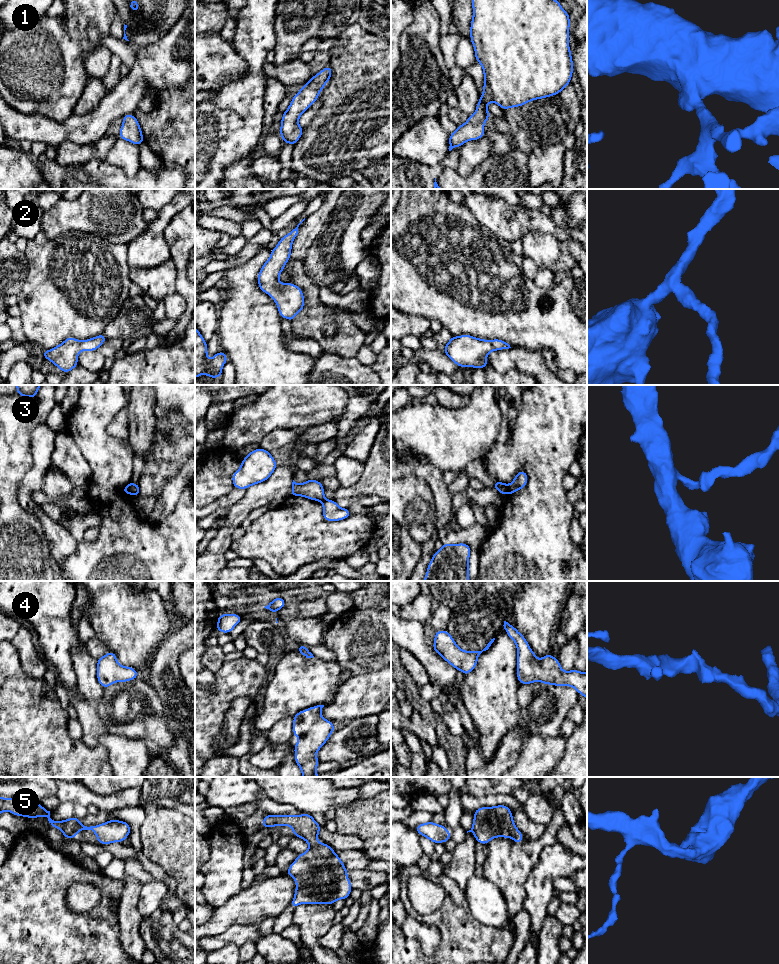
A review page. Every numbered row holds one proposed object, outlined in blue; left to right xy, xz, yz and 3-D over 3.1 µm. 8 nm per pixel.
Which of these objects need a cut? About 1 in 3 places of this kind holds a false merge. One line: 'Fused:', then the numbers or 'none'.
Fused: 3

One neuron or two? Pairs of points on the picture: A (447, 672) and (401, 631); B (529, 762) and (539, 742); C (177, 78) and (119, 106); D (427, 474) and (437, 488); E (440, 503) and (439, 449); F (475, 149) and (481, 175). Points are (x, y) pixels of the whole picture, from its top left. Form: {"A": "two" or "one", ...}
{"A": "one", "B": "one", "C": "one", "D": "one", "E": "two", "F": "two"}

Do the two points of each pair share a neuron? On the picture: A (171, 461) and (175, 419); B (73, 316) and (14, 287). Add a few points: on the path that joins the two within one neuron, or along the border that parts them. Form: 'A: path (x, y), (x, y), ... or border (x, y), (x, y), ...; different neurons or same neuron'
A: path (166, 450), (164, 428); same neuron
B: border (27, 267), (27, 276), (22, 290), (17, 295); different neurons

